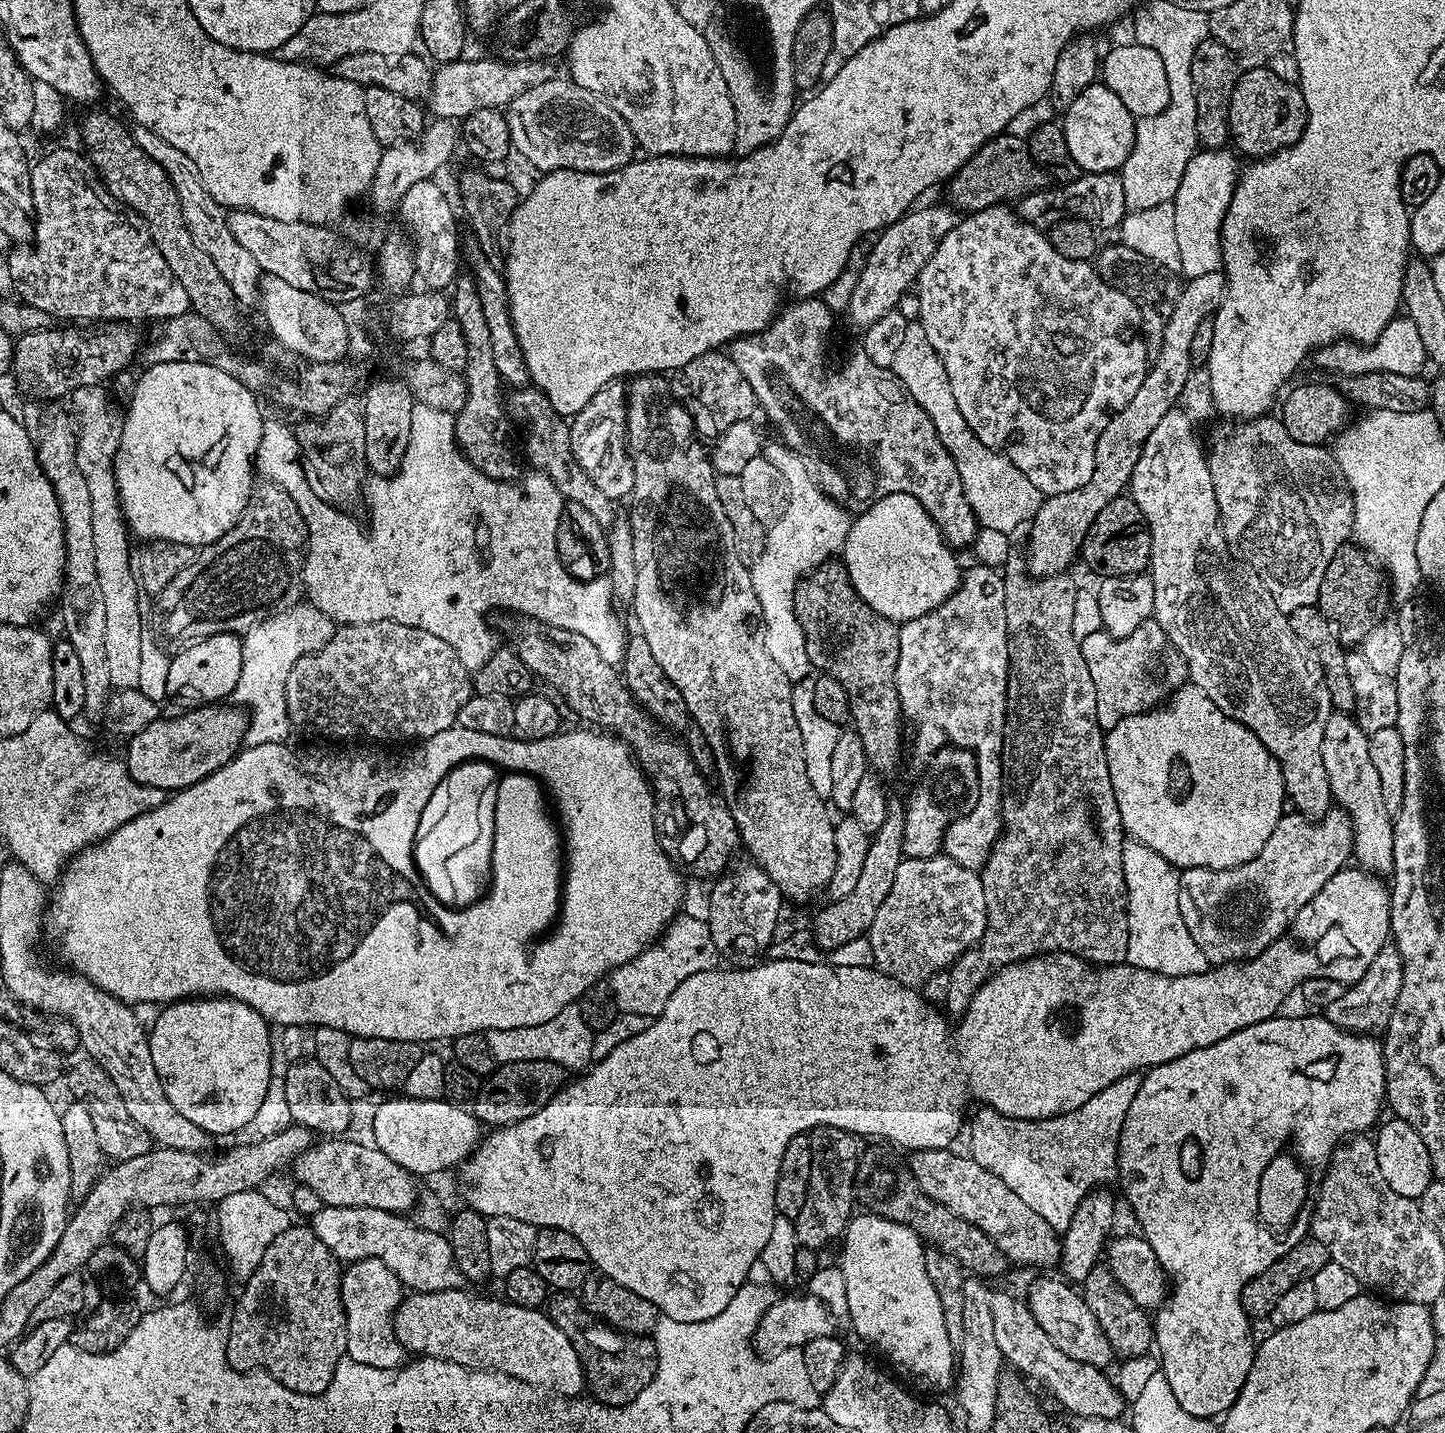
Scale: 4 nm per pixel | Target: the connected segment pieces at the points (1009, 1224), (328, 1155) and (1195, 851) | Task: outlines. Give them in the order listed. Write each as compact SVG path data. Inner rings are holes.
M939 1148L921 1152L913 1151L911 1156L912 1160L907 1161L907 1166L912 1171L913 1178L918 1182L921 1192L930 1199L937 1200L942 1206L946 1206L958 1218L978 1226L978 1230L982 1230L982 1234L986 1234L990 1242L994 1242L994 1246L998 1246L998 1250L1002 1250L1004 1257L1013 1265L1029 1264L1032 1268L1053 1267L1054 1269L1059 1265L1062 1240L1058 1233L1046 1222L1046 1218L1034 1214L1034 1210L1030 1210L1030 1206L1026 1206L1026 1202L1022 1202L1022 1198L1018 1198L1018 1194L1014 1194L1014 1190L1010 1190L1010 1186L1006 1186L1002 1178L978 1166L978 1162L973 1160L971 1155L959 1156L956 1150Z
M324 1138L313 1142L305 1152L298 1154L290 1165L290 1172L296 1175L295 1183L310 1186L310 1190L314 1190L314 1194L318 1194L318 1198L322 1198L324 1205L329 1208L366 1206L397 1214L406 1213L407 1208L416 1200L416 1188L412 1185L414 1180L410 1173L400 1168L398 1162L390 1162L390 1158L386 1158L386 1154L382 1154L382 1150L378 1150L371 1143L359 1144L356 1140L348 1139Z
M1191 682L1185 683L1182 688L1176 689L1163 706L1157 706L1151 712L1143 712L1142 714L1134 714L1130 718L1122 718L1122 722L1118 722L1118 726L1107 729L1104 738L1104 749L1106 750L1106 762L1110 766L1110 782L1114 790L1114 798L1118 802L1118 814L1124 823L1125 833L1131 839L1150 846L1150 850L1162 854L1162 858L1166 858L1166 862L1173 864L1177 870L1185 868L1222 870L1223 868L1242 866L1246 862L1250 862L1259 854L1262 846L1266 846L1266 838L1270 838L1270 834L1274 834L1274 826L1278 826L1280 817L1285 815L1284 779L1282 778L1282 770L1278 761L1270 754L1270 750L1266 750L1266 746L1262 746L1262 742L1258 742L1258 738L1252 731L1239 724L1234 718L1222 714L1222 710L1218 710L1218 706L1214 706L1214 702L1210 702L1210 698L1206 698L1206 694L1202 694L1202 690L1198 690L1196 685ZM1172 754L1184 756L1188 760L1190 768L1192 768L1192 774L1194 774L1194 792L1188 798L1186 806L1172 802L1172 798L1166 792L1166 768L1168 768L1168 764L1172 760Z

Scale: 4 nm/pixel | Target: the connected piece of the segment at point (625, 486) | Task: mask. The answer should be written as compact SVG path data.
M601 391L596 399L590 401L585 408L578 410L576 416L571 417L570 446L572 458L586 470L590 482L606 494L613 502L631 497L634 486L634 466L628 453L628 405L623 391Z

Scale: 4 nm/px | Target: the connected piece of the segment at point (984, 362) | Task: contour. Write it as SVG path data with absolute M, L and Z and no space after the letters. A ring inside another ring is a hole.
M995 204L965 215L954 226L954 230L950 230L950 234L938 242L938 250L934 250L930 262L926 262L915 282L914 296L916 292L916 308L920 311L918 322L922 330L926 330L926 338L930 338L930 346L934 346L946 370L954 402L958 402L958 410L962 410L966 426L970 426L970 430L974 430L974 434L988 448L1003 452L1005 458L1014 462L1014 466L1018 466L1018 470L1022 470L1022 474L1026 474L1026 478L1030 478L1030 482L1034 482L1034 486L1038 486L1045 497L1050 497L1066 494L1066 490L1078 490L1090 482L1090 474L1094 474L1094 450L1098 446L1098 438L1102 430L1106 430L1112 415L1121 412L1130 398L1138 394L1138 386L1142 386L1150 367L1150 348L1148 352L1140 337L1142 310L1121 288L1107 283L1089 261L1071 260L1058 254L1041 229L1035 228L1008 208L1011 207Z

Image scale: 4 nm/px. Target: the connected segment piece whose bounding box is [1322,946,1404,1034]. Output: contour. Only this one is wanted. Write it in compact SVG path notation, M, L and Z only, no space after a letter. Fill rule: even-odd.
M1386 946L1378 954L1378 958L1370 962L1370 970L1366 970L1366 974L1362 974L1362 978L1355 984L1345 987L1342 998L1338 998L1338 1002L1330 1002L1330 1006L1322 1009L1322 1015L1344 1032L1383 1033L1390 1022L1394 1002L1398 1002L1398 994L1402 994L1403 981L1404 963L1400 952L1394 946Z

